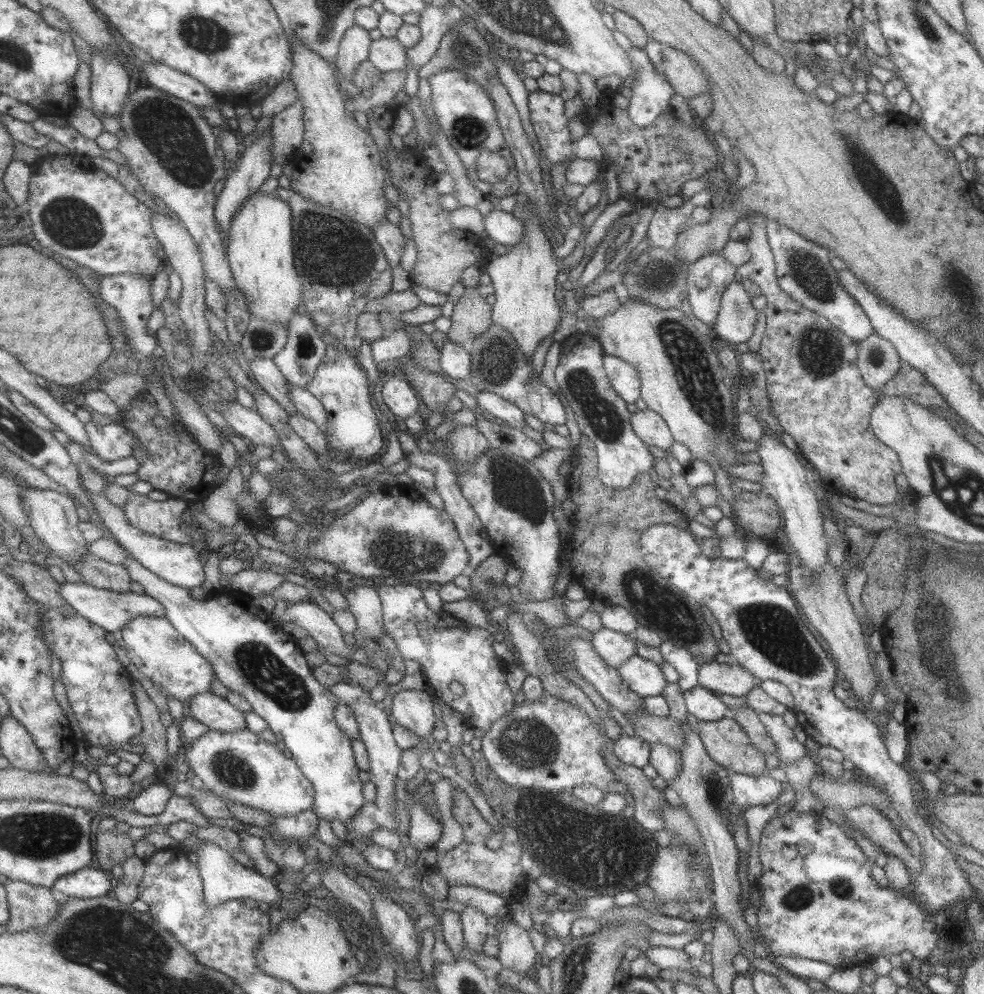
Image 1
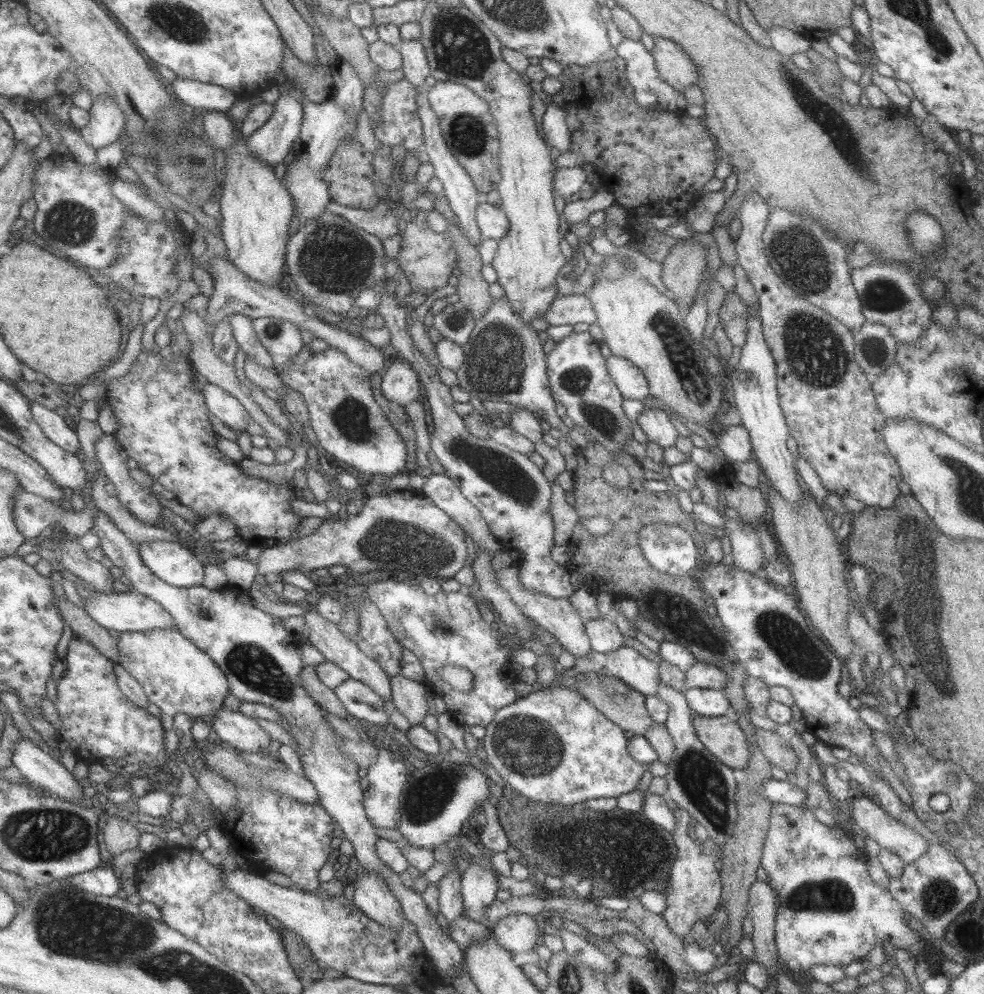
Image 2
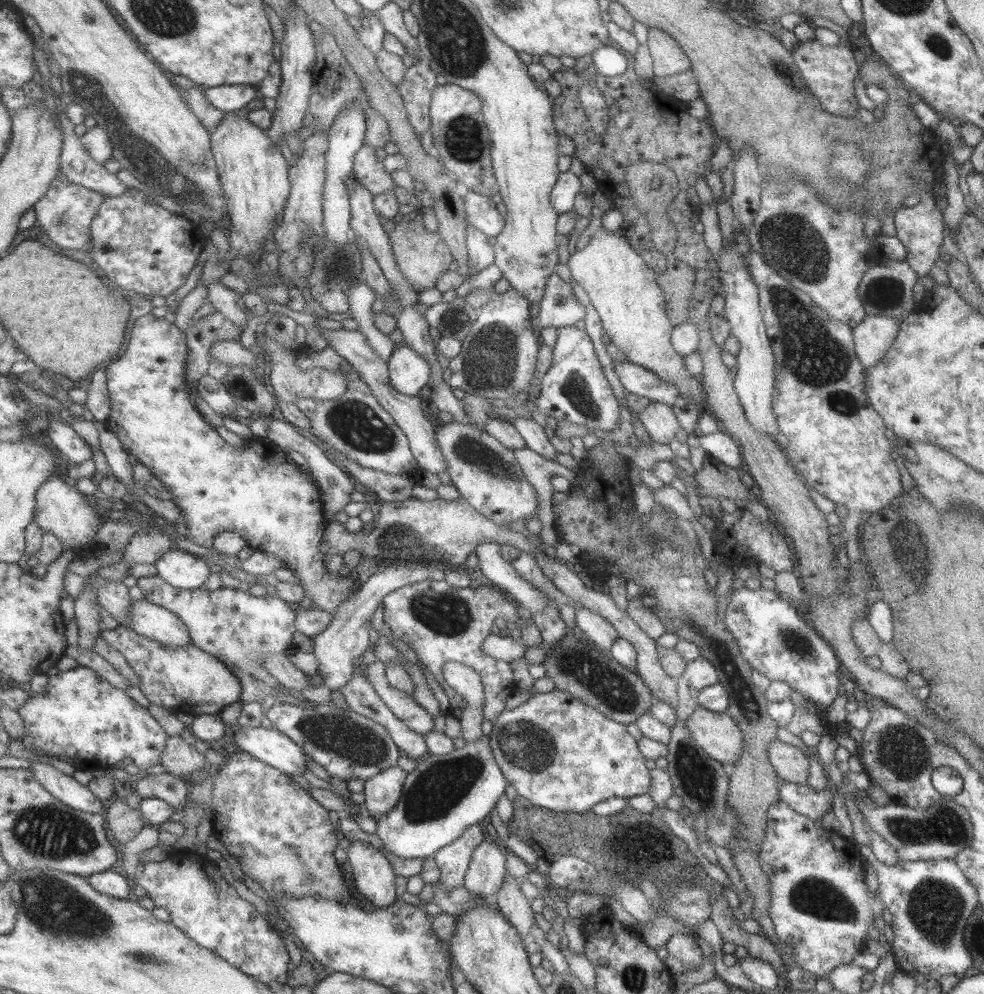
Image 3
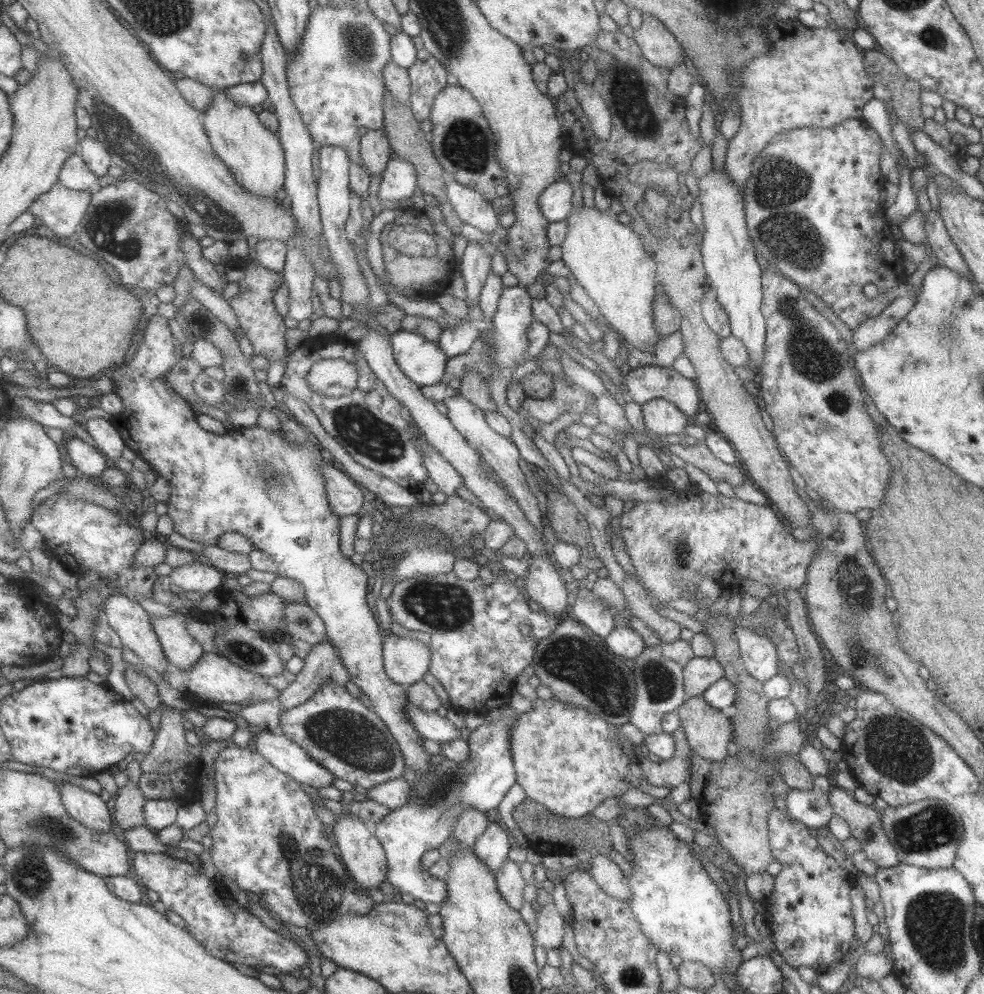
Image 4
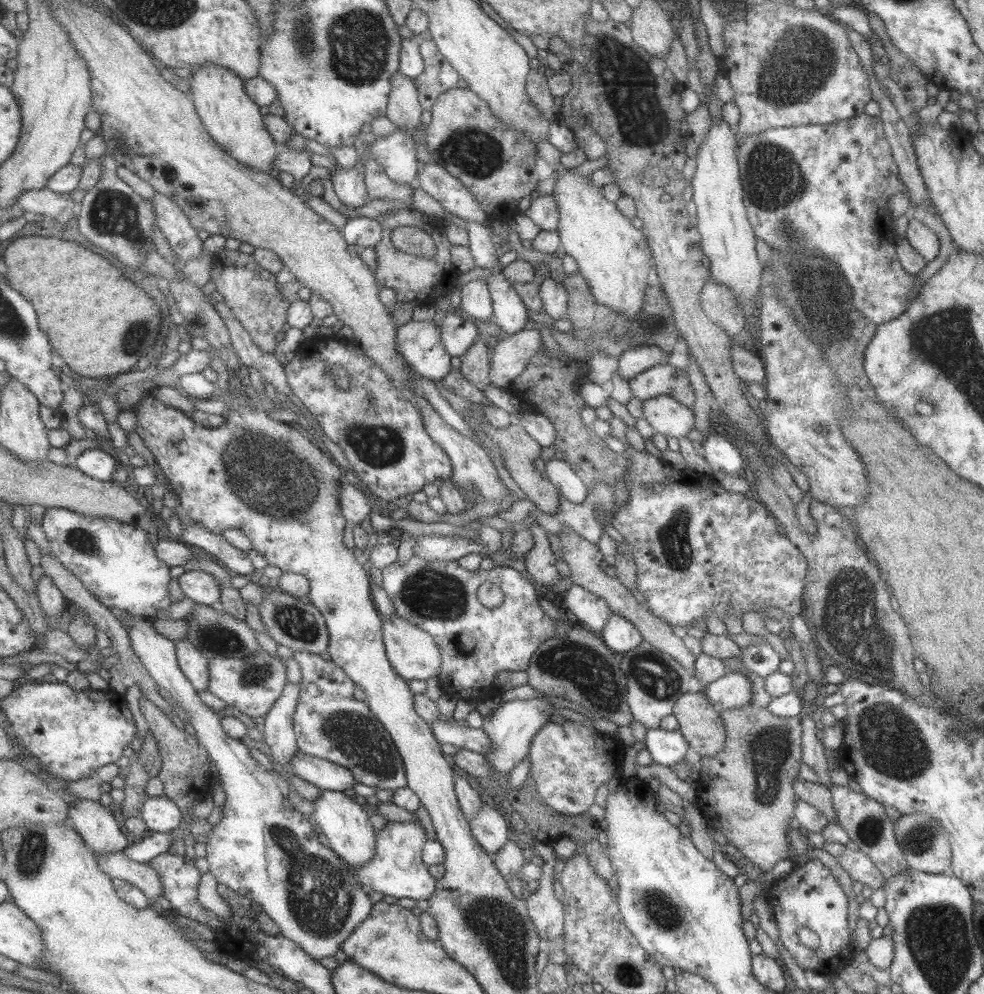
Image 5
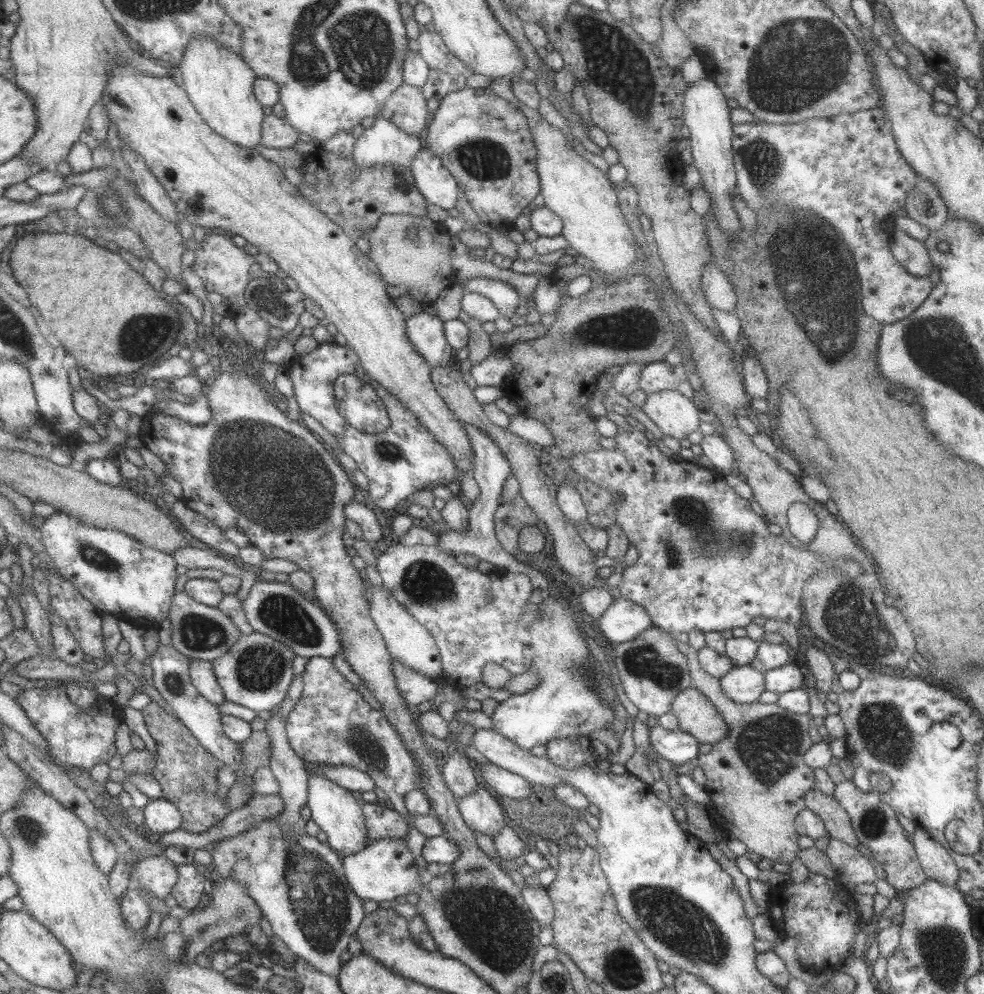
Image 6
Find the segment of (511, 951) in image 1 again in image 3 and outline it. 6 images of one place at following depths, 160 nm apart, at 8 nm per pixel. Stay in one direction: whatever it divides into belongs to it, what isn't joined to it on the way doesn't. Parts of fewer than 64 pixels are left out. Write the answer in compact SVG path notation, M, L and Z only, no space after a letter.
M505 876L500 889L492 897L496 900L498 910L503 918L518 932L520 940L529 940L529 928L535 923L530 901L525 898L519 889L520 880Z

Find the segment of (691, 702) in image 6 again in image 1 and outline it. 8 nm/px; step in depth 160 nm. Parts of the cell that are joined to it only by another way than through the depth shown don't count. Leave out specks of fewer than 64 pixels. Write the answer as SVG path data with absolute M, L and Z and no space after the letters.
M724 716L713 722L699 721L698 735L705 747L706 753L713 762L725 768L727 771L733 771L749 776L759 776L765 767L764 754L751 744L749 737L743 732L739 723L735 722L729 716Z

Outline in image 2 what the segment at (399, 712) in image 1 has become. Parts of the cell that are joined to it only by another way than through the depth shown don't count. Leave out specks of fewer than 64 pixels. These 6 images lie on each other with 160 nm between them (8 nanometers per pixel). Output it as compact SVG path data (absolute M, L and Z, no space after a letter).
M399 674L389 676L389 680L390 700L397 712L405 716L411 725L421 724L423 717L427 715L426 685Z

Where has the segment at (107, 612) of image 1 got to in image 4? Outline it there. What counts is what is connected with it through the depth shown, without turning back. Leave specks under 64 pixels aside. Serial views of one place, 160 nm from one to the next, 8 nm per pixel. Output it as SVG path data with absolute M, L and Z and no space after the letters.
M176 613L168 617L153 617L153 630L172 664L184 669L191 668L203 658L205 650L187 630L188 615Z

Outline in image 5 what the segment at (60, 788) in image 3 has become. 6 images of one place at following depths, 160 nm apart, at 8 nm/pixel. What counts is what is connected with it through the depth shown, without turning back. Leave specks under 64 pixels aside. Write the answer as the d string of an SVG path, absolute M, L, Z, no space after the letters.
M77 799L72 807L69 806L69 818L97 856L123 851L129 846L129 838L119 828L119 818L99 801Z

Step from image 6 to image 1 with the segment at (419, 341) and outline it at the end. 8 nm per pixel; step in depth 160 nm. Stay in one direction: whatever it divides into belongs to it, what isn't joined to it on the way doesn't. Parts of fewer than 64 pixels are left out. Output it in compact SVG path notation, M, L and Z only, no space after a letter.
M393 374L381 389L383 404L395 419L407 418L422 408L418 394L401 376Z

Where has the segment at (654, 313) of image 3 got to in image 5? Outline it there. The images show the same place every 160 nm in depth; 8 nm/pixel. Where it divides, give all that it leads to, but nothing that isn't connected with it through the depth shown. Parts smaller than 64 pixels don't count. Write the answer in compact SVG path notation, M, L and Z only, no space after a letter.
M563 169L565 173L558 176L553 184L552 195L558 208L558 232L563 252L575 260L576 270L589 285L591 294L597 304L603 304L616 314L622 314L629 321L638 320L645 289L651 282L650 270L654 266L652 254L641 230L634 228L629 219L621 215L615 202L607 201L600 188L591 185L590 174L580 174L578 170Z

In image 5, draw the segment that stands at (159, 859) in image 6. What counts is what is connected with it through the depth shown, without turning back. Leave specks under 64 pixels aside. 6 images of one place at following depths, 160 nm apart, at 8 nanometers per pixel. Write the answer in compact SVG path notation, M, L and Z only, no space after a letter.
M125 850L105 853L97 856L100 867L113 879L127 880L138 886L150 898L153 907L157 907L156 900L164 896L164 884L160 873L148 863L134 861L127 856Z

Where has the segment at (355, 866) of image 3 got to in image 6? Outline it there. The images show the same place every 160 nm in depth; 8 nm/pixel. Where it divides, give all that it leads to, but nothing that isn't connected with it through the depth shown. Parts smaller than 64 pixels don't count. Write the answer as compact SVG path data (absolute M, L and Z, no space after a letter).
M310 774L307 786L307 804L310 819L318 826L318 830L326 834L326 843L341 856L355 854L364 850L366 828L362 815L361 803L351 796L351 791L341 788L328 777Z

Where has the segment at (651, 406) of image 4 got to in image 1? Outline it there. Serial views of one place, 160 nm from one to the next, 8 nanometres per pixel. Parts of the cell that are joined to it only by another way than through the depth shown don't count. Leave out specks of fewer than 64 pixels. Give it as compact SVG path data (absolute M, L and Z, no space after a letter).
M646 408L631 413L630 425L635 436L640 438L646 446L656 446L667 451L674 443L666 422L652 410Z

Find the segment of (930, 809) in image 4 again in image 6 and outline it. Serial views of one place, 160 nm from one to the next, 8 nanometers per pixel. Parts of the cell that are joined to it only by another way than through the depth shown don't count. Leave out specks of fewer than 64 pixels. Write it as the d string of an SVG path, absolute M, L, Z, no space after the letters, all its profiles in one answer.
M915 825L913 833L909 835L911 844L913 845L918 863L921 865L927 879L933 879L943 884L956 884L958 877L958 868L951 858L951 851L946 846L939 844L931 838L928 830Z

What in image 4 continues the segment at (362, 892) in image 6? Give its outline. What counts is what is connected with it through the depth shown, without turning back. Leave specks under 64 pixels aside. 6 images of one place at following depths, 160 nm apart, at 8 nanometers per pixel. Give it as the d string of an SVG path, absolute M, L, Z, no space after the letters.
M505 705L501 710L503 717L499 721L483 722L475 730L465 733L466 743L468 744L468 755L459 762L448 762L445 757L437 757L432 762L430 769L419 775L415 784L411 786L407 803L402 807L390 809L390 811L379 821L376 822L374 835L383 847L386 856L386 876L384 882L392 884L400 890L401 894L411 894L414 899L425 902L433 902L441 906L446 901L447 891L444 881L439 881L421 868L420 858L432 848L437 848L448 840L452 833L453 823L460 817L462 810L468 806L474 808L483 814L497 808L505 793L513 786L515 780L515 771L513 761L509 752L508 732L510 724L517 716L510 706Z

